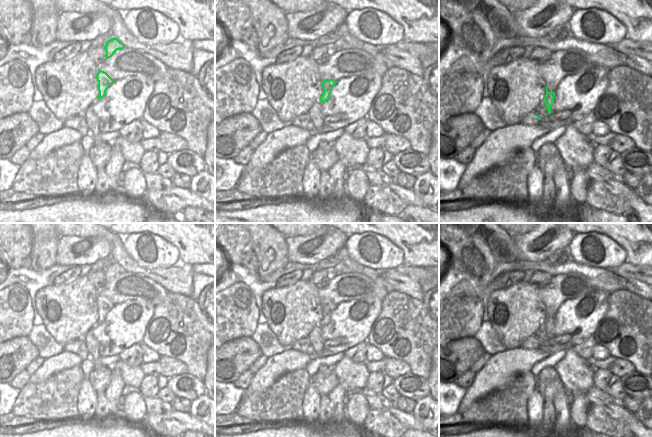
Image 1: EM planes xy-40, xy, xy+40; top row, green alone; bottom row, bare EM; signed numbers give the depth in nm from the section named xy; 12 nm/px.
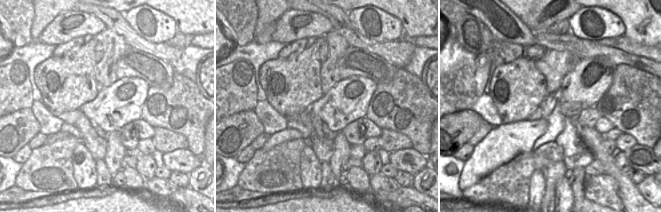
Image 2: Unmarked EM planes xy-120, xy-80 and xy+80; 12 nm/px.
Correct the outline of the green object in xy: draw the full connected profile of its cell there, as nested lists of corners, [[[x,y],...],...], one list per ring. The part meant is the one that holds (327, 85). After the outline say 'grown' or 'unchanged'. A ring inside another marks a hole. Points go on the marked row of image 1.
[[[333,79],[323,80],[322,82],[323,94],[320,98],[321,103],[324,103],[329,99],[331,89],[335,86],[336,83],[337,81],[334,81]]] | unchanged

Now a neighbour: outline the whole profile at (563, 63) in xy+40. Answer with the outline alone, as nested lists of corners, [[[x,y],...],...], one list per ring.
[[[579,49],[552,52],[551,58],[539,64],[539,71],[544,78],[548,92],[555,92],[560,82],[567,76],[573,76],[594,66],[587,54]]]

